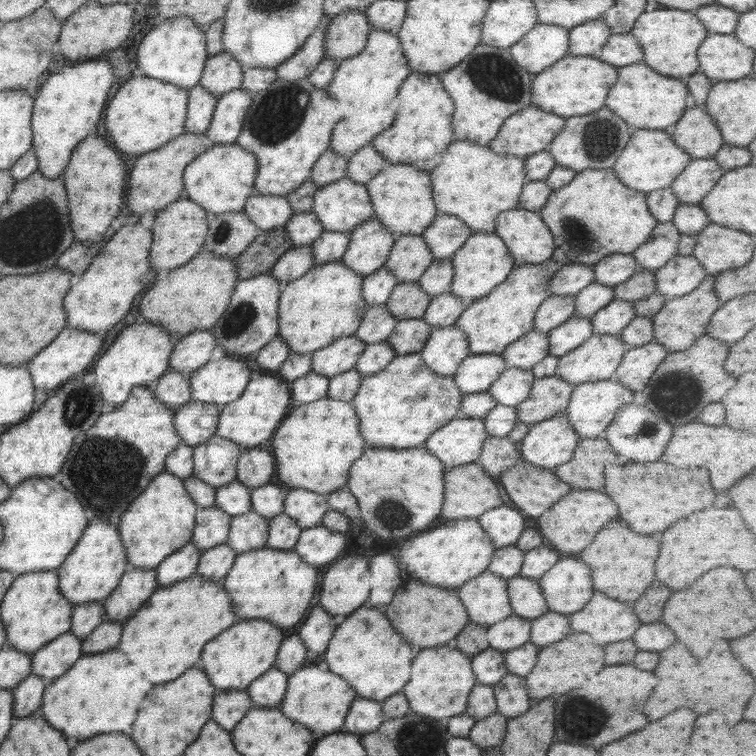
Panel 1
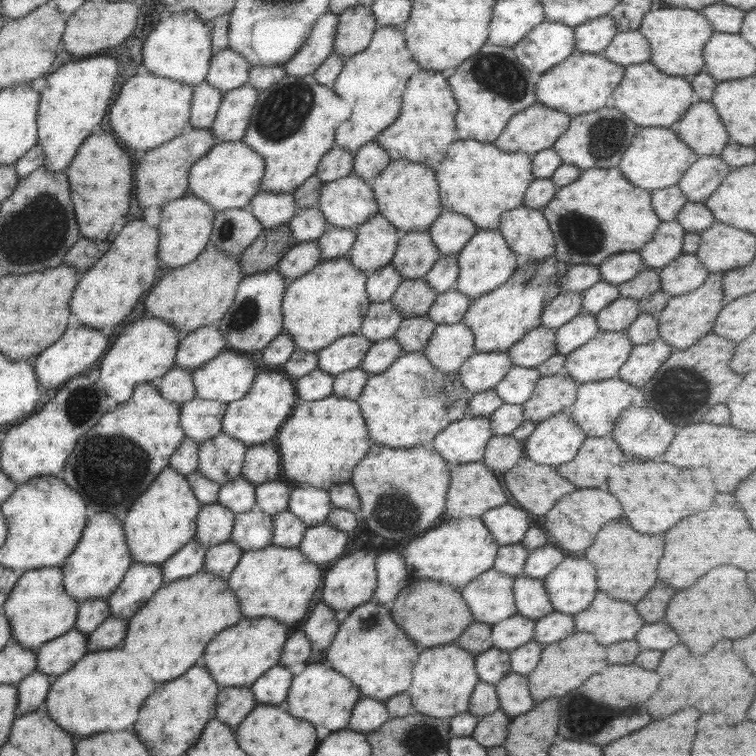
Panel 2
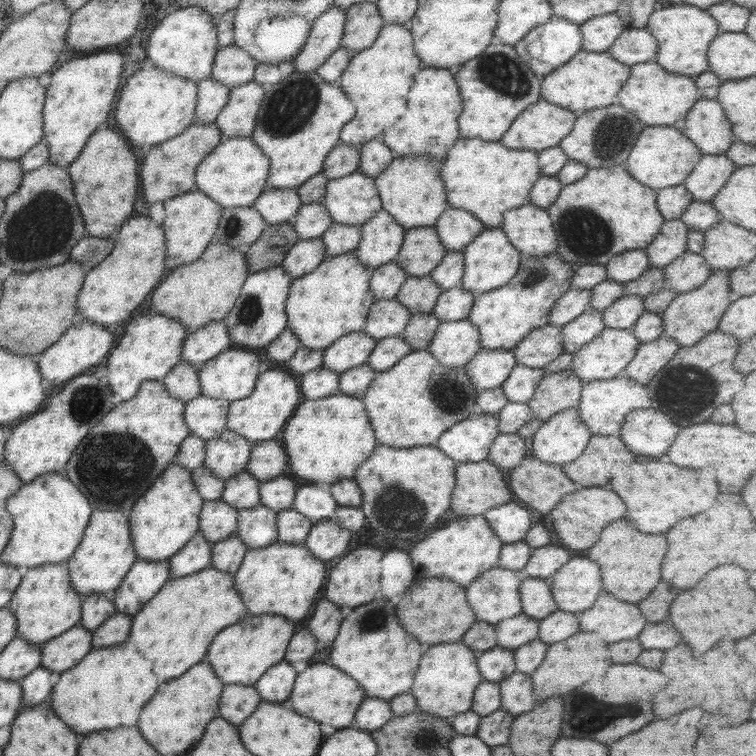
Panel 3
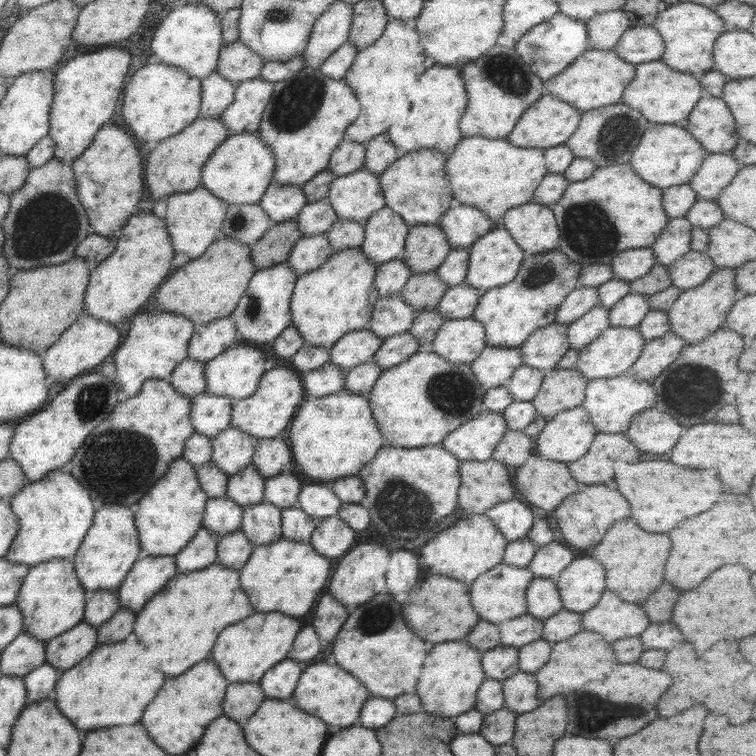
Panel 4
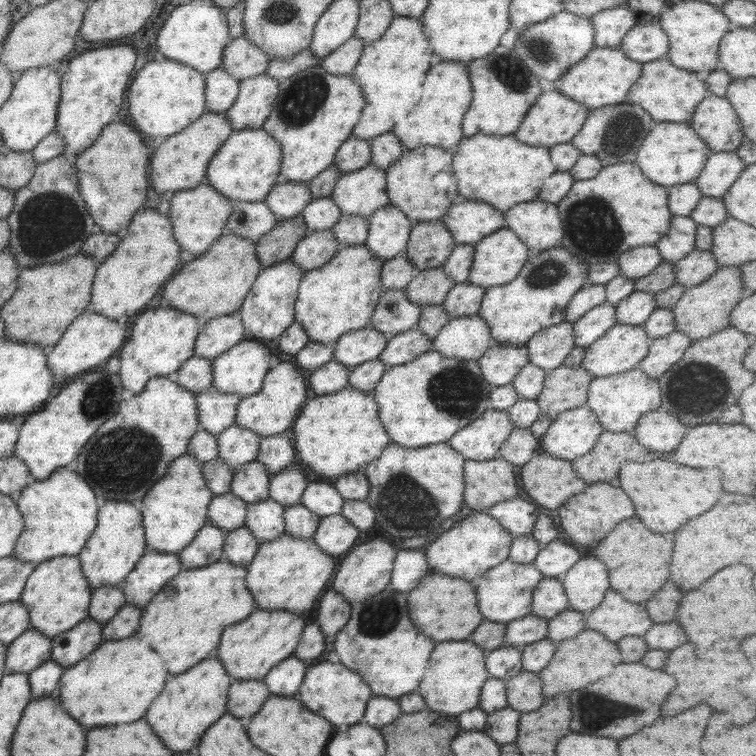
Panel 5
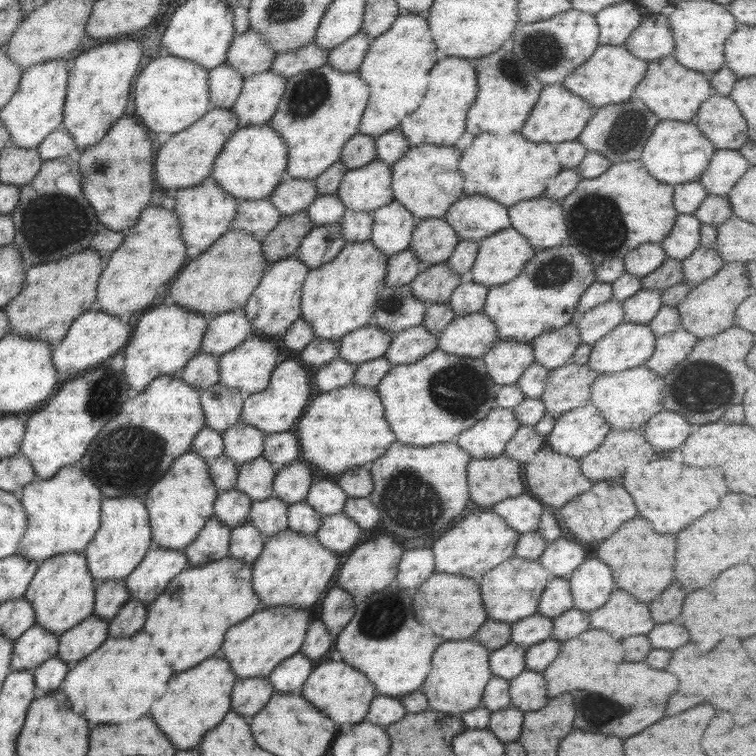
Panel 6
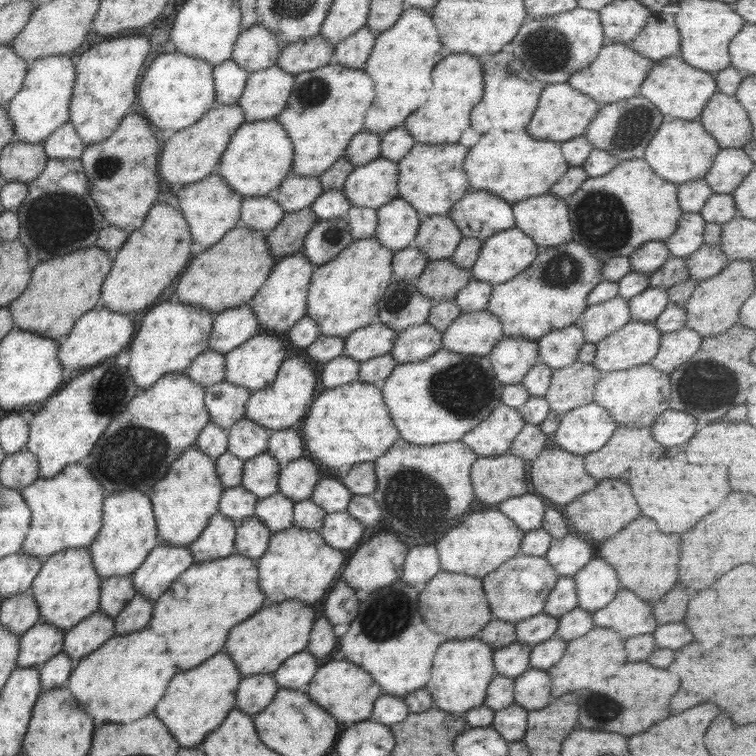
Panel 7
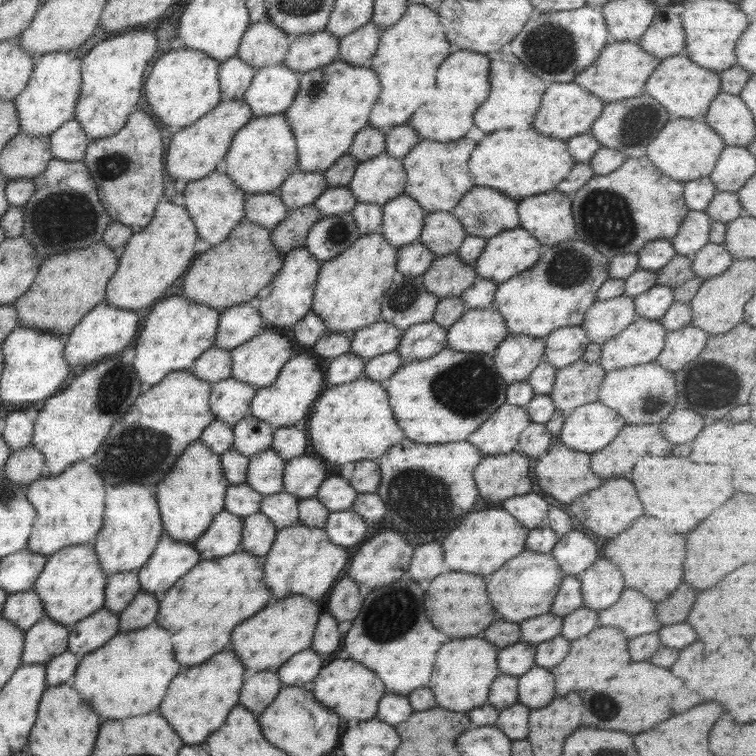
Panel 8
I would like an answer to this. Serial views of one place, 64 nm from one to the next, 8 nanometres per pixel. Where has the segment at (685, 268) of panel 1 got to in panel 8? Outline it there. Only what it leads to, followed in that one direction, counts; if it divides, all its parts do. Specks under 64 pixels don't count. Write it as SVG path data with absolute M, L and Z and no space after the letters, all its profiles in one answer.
M704 244L690 258L695 277L705 280L721 274L733 261L728 250L721 244Z

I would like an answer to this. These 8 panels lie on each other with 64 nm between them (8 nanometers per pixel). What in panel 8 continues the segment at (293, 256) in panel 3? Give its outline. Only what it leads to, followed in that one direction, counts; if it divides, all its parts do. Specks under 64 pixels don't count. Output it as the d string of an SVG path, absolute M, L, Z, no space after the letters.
M350 211L323 216L310 226L303 248L320 263L335 258L360 237Z

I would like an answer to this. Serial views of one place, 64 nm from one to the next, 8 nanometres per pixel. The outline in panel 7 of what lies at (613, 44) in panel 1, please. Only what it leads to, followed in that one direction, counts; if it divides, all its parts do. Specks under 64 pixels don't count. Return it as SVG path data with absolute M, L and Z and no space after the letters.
M662 11L650 13L645 26L628 45L652 61L679 56L679 34L674 16Z

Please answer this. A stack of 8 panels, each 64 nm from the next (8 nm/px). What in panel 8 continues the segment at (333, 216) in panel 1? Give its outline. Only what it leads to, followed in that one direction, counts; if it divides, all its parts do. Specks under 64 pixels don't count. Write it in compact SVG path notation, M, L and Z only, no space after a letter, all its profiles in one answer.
M385 151L358 163L347 188L357 203L383 205L403 192L405 172L399 159Z

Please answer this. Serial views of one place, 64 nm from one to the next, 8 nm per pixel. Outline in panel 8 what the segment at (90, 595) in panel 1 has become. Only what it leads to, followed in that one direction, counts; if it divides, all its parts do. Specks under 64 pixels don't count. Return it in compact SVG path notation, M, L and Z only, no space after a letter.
M136 482L105 485L102 524L92 549L106 575L136 571L149 558L162 535L157 509L154 489Z

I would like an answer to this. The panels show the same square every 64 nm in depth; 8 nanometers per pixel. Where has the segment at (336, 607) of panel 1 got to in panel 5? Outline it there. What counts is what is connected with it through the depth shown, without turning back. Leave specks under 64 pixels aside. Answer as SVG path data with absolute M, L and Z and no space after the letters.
M371 540L365 544L355 546L339 564L331 589L338 592L347 602L354 600L361 601L369 595L378 594L388 586L390 579L391 564L393 564L394 556L398 552L397 548L383 542L383 540Z

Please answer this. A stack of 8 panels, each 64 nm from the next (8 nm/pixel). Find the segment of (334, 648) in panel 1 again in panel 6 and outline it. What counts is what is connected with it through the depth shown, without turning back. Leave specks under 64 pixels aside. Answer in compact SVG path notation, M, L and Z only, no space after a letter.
M391 582L385 588L365 595L363 602L361 602L361 598L357 598L354 607L351 620L334 638L335 650L340 654L341 661L362 672L375 687L377 695L399 699L417 691L429 672L429 658L431 658L435 646L441 644L441 638L433 636L429 630L425 630L425 626L415 622L413 610L411 610L411 594L407 594L405 589L397 588L397 585Z

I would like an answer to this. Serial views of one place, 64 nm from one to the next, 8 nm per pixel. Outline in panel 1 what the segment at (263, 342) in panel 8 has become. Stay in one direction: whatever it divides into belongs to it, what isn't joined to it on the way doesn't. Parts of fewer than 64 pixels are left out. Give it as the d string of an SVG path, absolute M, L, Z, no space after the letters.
M233 356L208 360L187 378L189 401L215 404L221 408L241 397L251 372L243 359Z

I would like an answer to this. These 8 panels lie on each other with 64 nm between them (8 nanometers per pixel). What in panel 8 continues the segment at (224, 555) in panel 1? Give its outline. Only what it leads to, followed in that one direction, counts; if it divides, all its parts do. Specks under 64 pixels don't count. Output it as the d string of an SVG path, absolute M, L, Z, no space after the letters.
M259 513L242 518L242 533L239 550L263 558L269 552L277 529Z

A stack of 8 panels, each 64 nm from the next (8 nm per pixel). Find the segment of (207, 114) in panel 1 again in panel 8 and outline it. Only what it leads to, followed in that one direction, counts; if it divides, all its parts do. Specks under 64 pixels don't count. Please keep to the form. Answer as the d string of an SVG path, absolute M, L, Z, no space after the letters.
M235 56L221 62L218 66L218 83L222 92L220 100L240 99L244 90L249 86L255 71L253 67Z

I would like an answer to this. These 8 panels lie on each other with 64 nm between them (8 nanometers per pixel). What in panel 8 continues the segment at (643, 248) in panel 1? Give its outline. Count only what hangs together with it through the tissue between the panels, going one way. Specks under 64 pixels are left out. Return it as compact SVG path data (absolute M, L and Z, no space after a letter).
M688 211L669 242L679 256L691 258L708 243L710 218L703 211Z

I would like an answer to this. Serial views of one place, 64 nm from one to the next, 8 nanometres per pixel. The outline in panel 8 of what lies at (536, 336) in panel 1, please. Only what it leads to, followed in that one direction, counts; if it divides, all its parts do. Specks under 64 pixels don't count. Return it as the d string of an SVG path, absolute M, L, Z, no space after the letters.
M562 326L542 338L543 360L556 369L581 359L584 348L590 343L585 331L579 326Z

